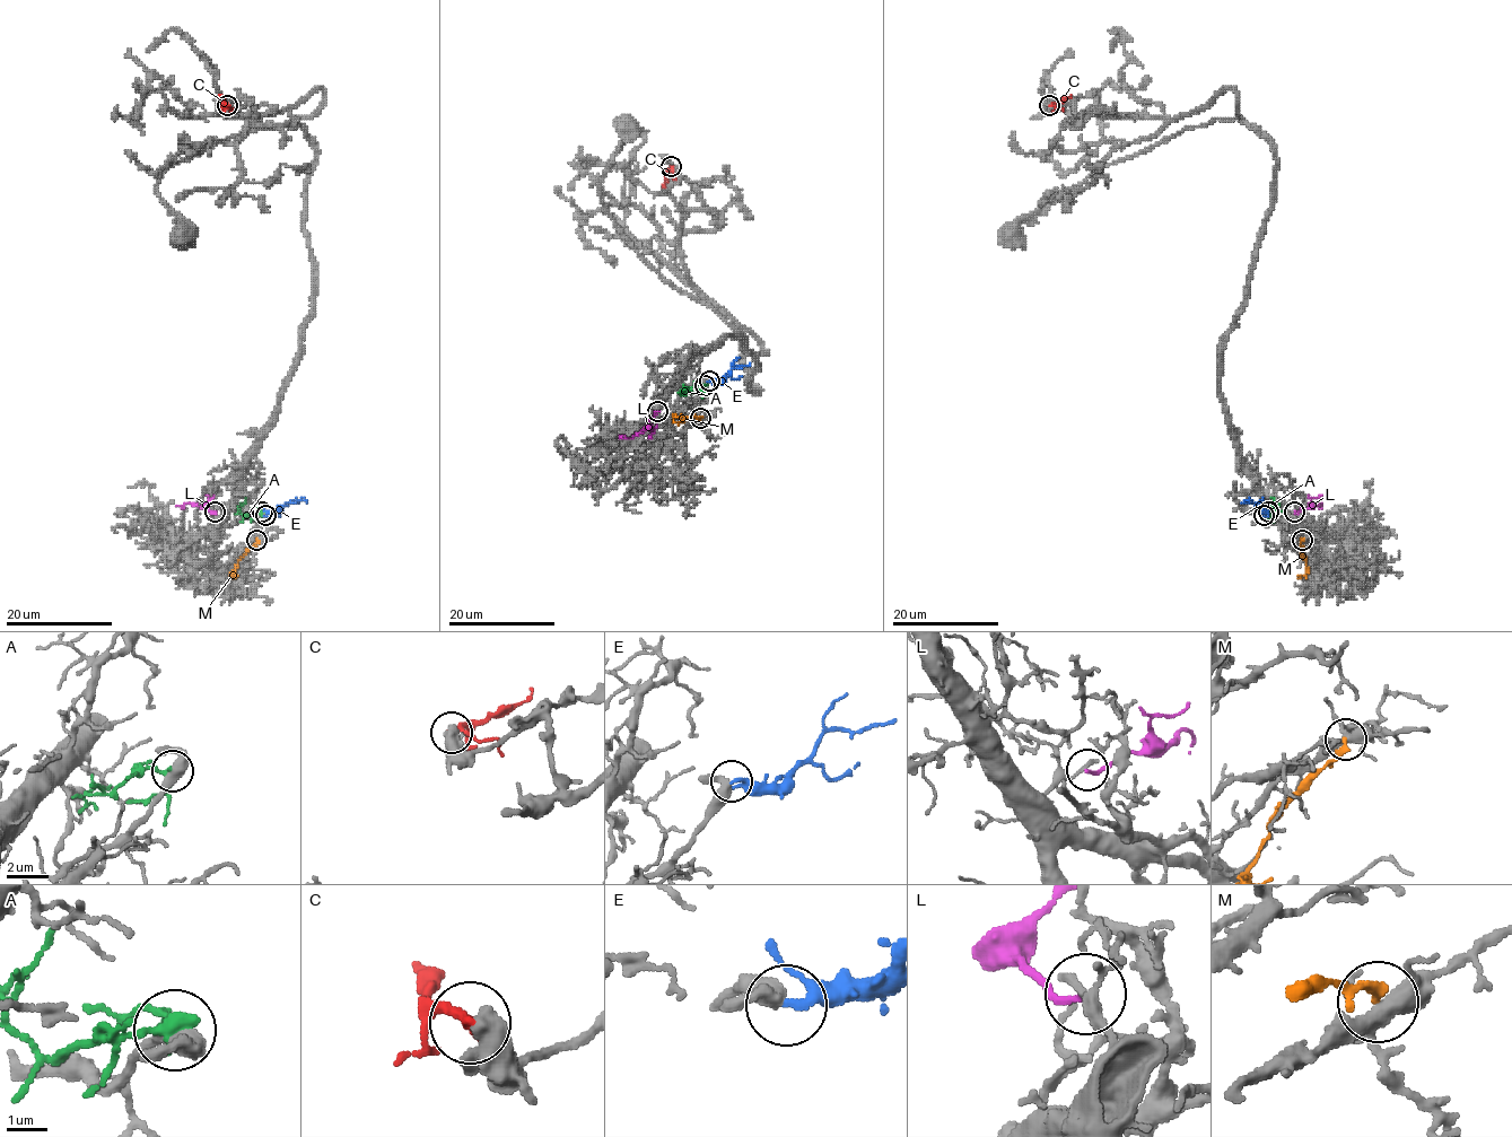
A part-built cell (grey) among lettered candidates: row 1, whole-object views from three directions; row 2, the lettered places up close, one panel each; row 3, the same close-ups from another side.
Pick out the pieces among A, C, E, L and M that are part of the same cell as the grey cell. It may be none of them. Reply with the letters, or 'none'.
E

